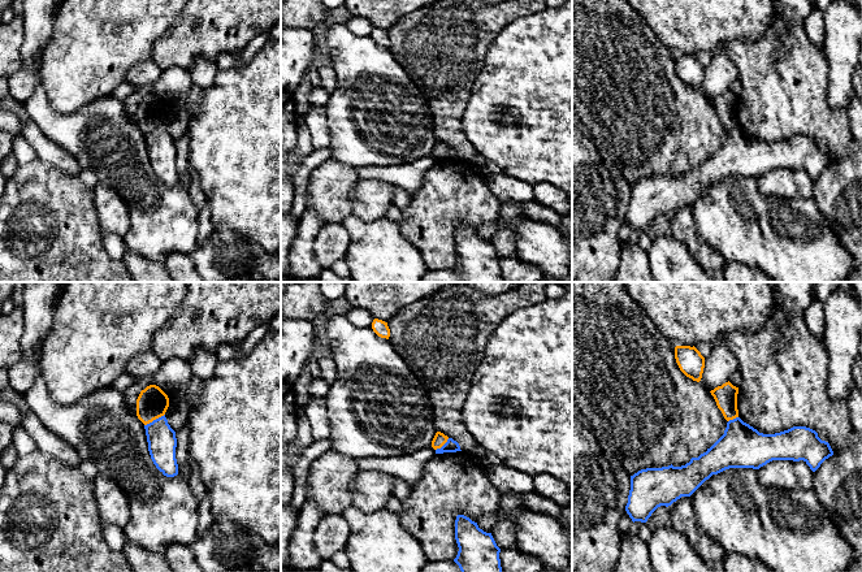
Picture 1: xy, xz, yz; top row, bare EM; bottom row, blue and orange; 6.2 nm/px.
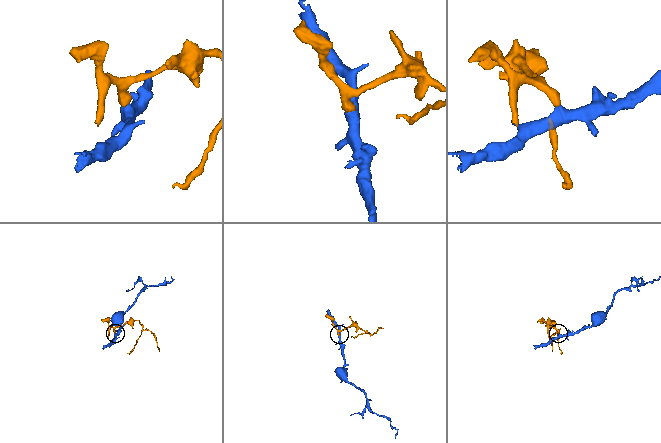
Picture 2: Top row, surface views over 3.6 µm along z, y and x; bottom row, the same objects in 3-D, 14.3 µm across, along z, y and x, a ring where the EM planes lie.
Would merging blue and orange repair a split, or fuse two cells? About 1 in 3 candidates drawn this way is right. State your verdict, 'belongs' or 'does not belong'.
belongs

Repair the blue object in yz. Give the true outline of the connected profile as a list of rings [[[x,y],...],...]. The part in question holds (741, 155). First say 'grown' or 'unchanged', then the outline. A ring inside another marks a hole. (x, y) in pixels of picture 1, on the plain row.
grown; [[[729,90],[710,100],[728,130],[724,143],[698,166],[681,176],[641,178],[631,185],[625,220],[632,230],[646,231],[660,214],[690,205],[706,188],[729,177],[759,178],[772,169],[803,169],[813,181],[833,164],[828,151],[806,135],[763,143],[738,126],[738,96]]]

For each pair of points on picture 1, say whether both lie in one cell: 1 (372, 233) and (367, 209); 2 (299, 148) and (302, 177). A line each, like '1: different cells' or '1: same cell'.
1: different cells
2: different cells

